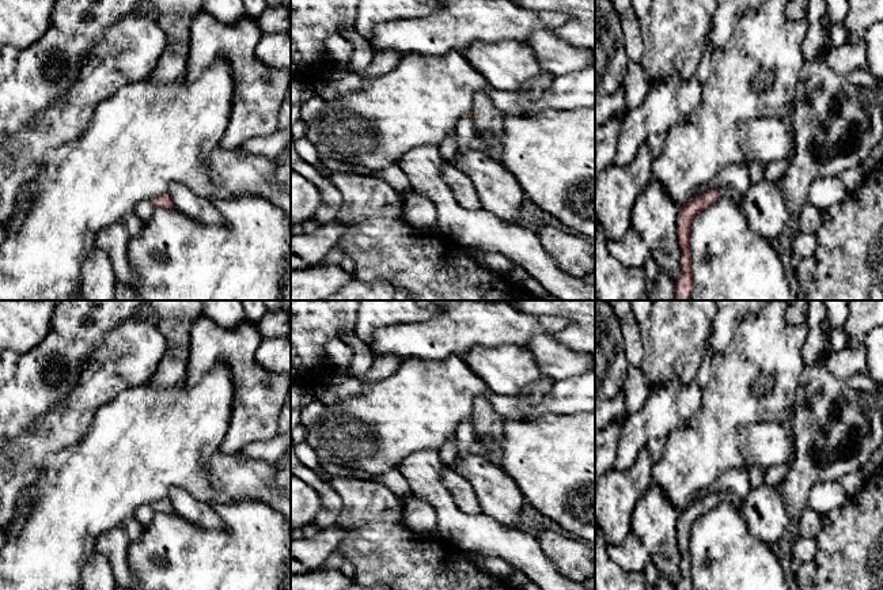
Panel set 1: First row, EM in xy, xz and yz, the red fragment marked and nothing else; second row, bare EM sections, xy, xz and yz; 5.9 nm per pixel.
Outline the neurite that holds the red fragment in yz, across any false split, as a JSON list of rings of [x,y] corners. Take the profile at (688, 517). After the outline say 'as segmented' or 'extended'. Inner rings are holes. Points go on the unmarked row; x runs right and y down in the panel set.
[[[721,492],[720,495],[709,495],[700,502],[693,503],[690,507],[679,511],[677,523],[677,540],[682,556],[681,561],[681,579],[675,586],[675,590],[693,590],[693,575],[690,561],[690,532],[693,523],[712,507],[720,502],[729,502],[731,504],[740,507],[743,499],[735,492]]] | extended

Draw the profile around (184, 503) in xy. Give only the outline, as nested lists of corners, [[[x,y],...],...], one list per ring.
[[[179,487],[168,489],[168,499],[173,508],[183,519],[206,529],[223,529],[224,522],[217,513],[206,503],[196,499],[190,492]]]

